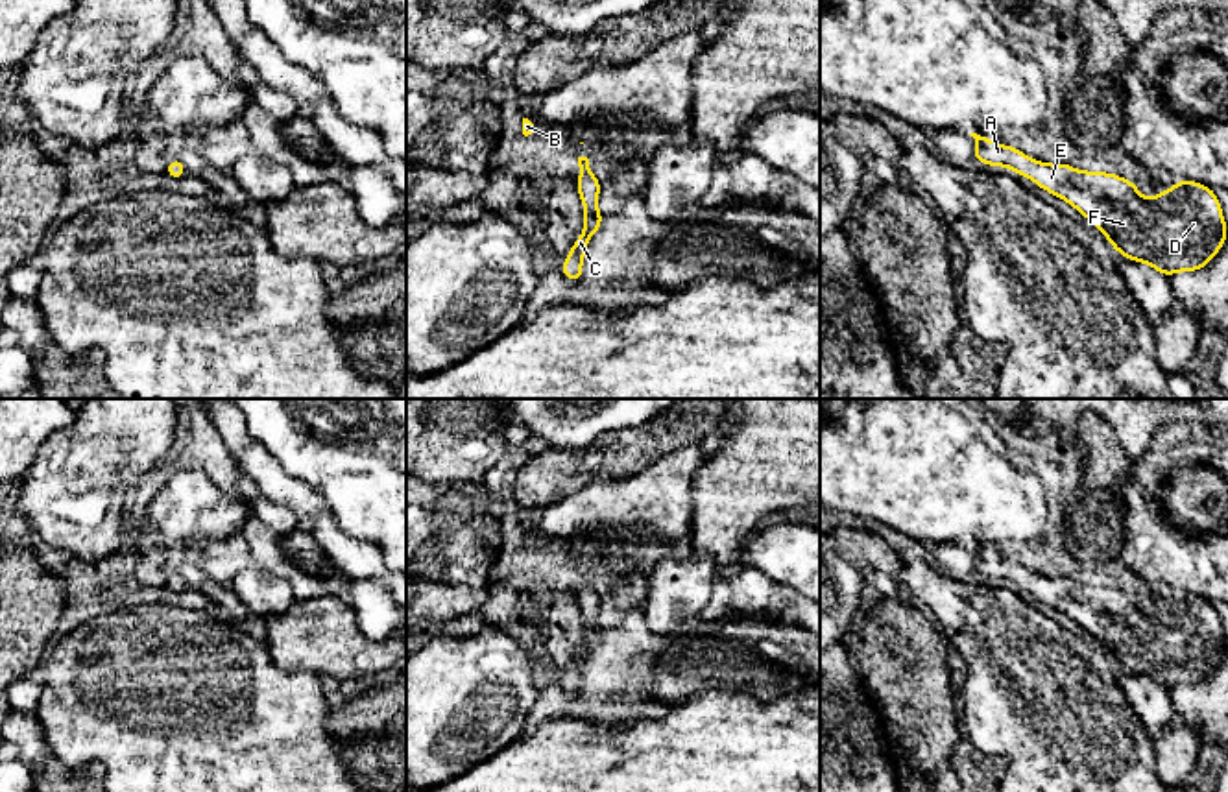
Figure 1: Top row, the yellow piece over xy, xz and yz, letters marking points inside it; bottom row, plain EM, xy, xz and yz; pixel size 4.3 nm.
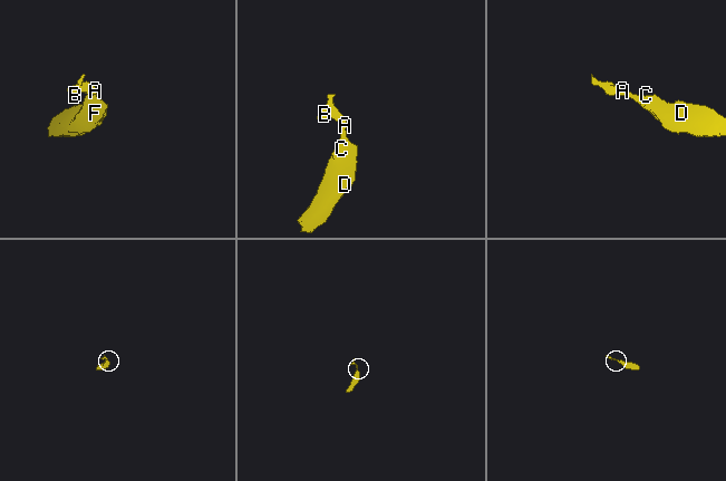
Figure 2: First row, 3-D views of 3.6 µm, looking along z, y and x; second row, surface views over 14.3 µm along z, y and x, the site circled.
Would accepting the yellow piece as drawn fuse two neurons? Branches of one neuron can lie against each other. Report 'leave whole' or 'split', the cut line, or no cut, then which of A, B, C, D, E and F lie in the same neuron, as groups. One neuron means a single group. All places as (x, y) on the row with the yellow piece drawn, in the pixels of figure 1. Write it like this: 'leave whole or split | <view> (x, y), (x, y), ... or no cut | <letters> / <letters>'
leave whole | no cut | A B C D E F

